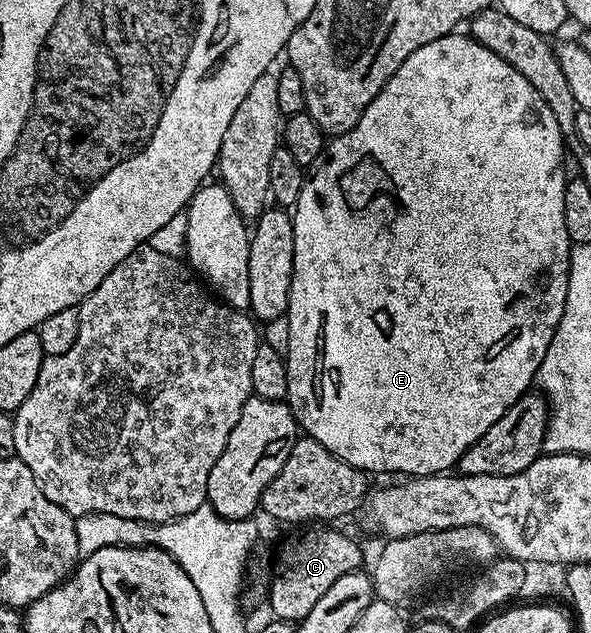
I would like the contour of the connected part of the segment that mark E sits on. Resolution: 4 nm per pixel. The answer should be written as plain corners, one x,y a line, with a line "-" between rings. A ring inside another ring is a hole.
460,31
450,33
442,39
434,39
434,43
426,43
426,47
418,47
418,51
414,51
410,55
410,59
406,59
406,63
402,63
402,67
398,67
398,71
394,71
394,75
388,80
386,87
382,87
382,91
378,91
378,95
370,103
370,107
366,107
366,111
362,111
362,119
358,119
356,126
350,131
346,131
341,137
331,138
327,142
326,152
322,158
323,164
315,170
317,173
313,177
311,174
307,178
290,213
294,227
294,271
290,283
290,303
286,314
290,327
286,354
288,363
286,400
288,406
292,408
292,414
296,416
297,426
307,436
322,443
322,447
326,447
326,451
330,451
338,459
350,463
356,469
363,469
369,475
404,473
400,475
410,478
447,474
451,470
448,468
451,465
453,468
464,452
474,443
478,443
478,439
482,439
482,435
486,435
486,431
490,431
490,427
494,427
494,423
498,423
498,419
502,419
502,415
506,415
508,408
533,388
538,367
542,367
542,359
546,359
546,347
550,347
550,339
554,339
554,331
564,314
570,255
573,247
566,235
566,214
564,213
566,139
560,133
558,119
554,119
550,107
546,107
546,99
542,99
542,95
538,95
538,91
534,91
534,87
530,83
526,83
526,79
522,79
522,75
518,75
518,71
514,71
514,67
510,67
510,63
506,63
506,59
494,55
494,51
482,47
482,43
478,43
470,35
464,34
463,37
462,34
463,32

